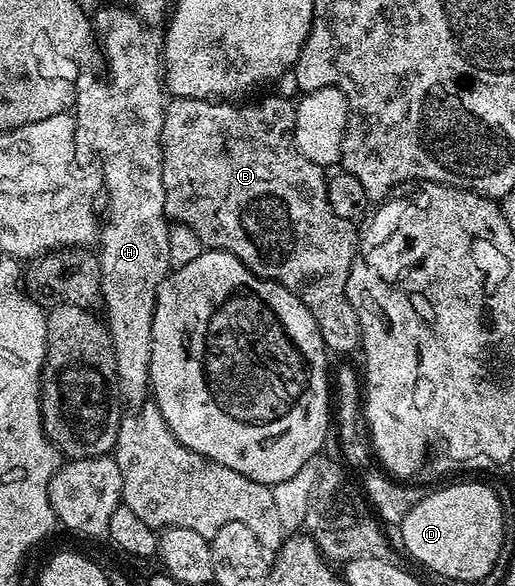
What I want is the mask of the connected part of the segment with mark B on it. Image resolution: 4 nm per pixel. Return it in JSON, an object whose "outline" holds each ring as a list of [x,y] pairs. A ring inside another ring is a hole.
{"outline":[[[269,95],[266,99],[255,100],[254,103],[244,103],[238,105],[233,101],[178,99],[176,97],[170,98],[166,102],[163,133],[161,134],[163,197],[165,198],[166,216],[174,224],[181,224],[187,229],[193,230],[195,235],[199,237],[202,248],[231,253],[235,257],[239,257],[239,261],[243,261],[243,265],[247,265],[247,269],[251,269],[251,273],[255,273],[260,279],[270,279],[283,285],[291,293],[295,293],[295,297],[299,297],[299,301],[307,307],[311,317],[315,317],[317,328],[321,331],[326,348],[330,352],[336,353],[338,351],[341,355],[349,355],[352,351],[356,352],[361,345],[361,326],[359,325],[359,317],[355,317],[348,299],[345,298],[345,290],[353,259],[357,256],[358,228],[350,220],[339,217],[335,213],[335,209],[331,209],[326,168],[320,167],[314,161],[309,161],[307,157],[303,157],[303,153],[296,147],[296,142],[293,139],[296,127],[294,100],[284,99],[281,95]]]}

